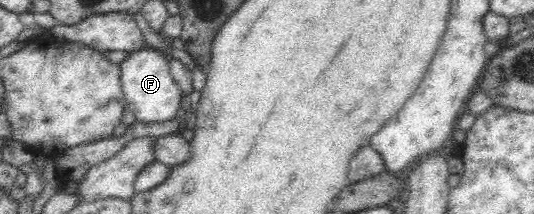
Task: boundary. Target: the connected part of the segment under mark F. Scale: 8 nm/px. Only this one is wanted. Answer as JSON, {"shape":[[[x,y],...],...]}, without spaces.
{"shape":[[[147,46],[129,52],[119,65],[120,85],[126,104],[138,121],[156,123],[172,120],[180,107],[182,91],[172,78],[168,56],[162,51]]]}

